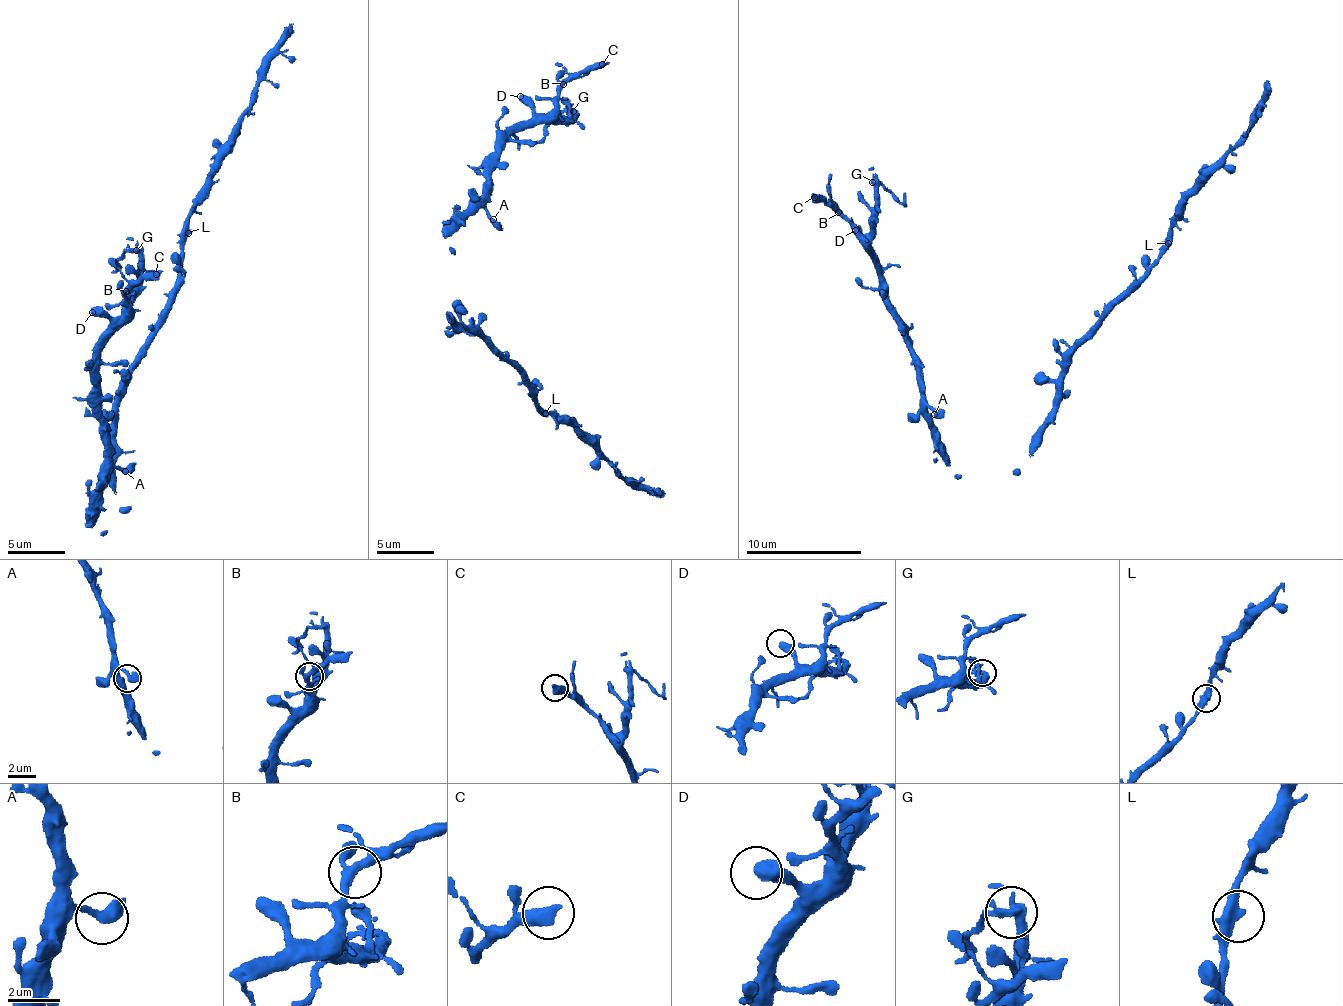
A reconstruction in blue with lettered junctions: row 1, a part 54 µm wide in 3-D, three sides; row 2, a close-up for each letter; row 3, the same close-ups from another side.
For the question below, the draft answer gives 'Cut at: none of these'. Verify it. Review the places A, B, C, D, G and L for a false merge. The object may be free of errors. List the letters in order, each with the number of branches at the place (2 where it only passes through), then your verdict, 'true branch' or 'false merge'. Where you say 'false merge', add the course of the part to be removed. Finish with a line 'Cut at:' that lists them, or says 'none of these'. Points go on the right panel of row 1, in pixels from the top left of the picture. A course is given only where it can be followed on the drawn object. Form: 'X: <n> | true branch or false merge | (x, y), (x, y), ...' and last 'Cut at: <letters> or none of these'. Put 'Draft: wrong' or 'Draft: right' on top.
Draft: wrong
A: 2 | true branch
B: 3 | true branch
C: 1 | true branch
D: 2 | true branch
G: 3 | false merge | (872, 181), (873, 179), (907, 206)
L: 2 | true branch
Cut at: G

